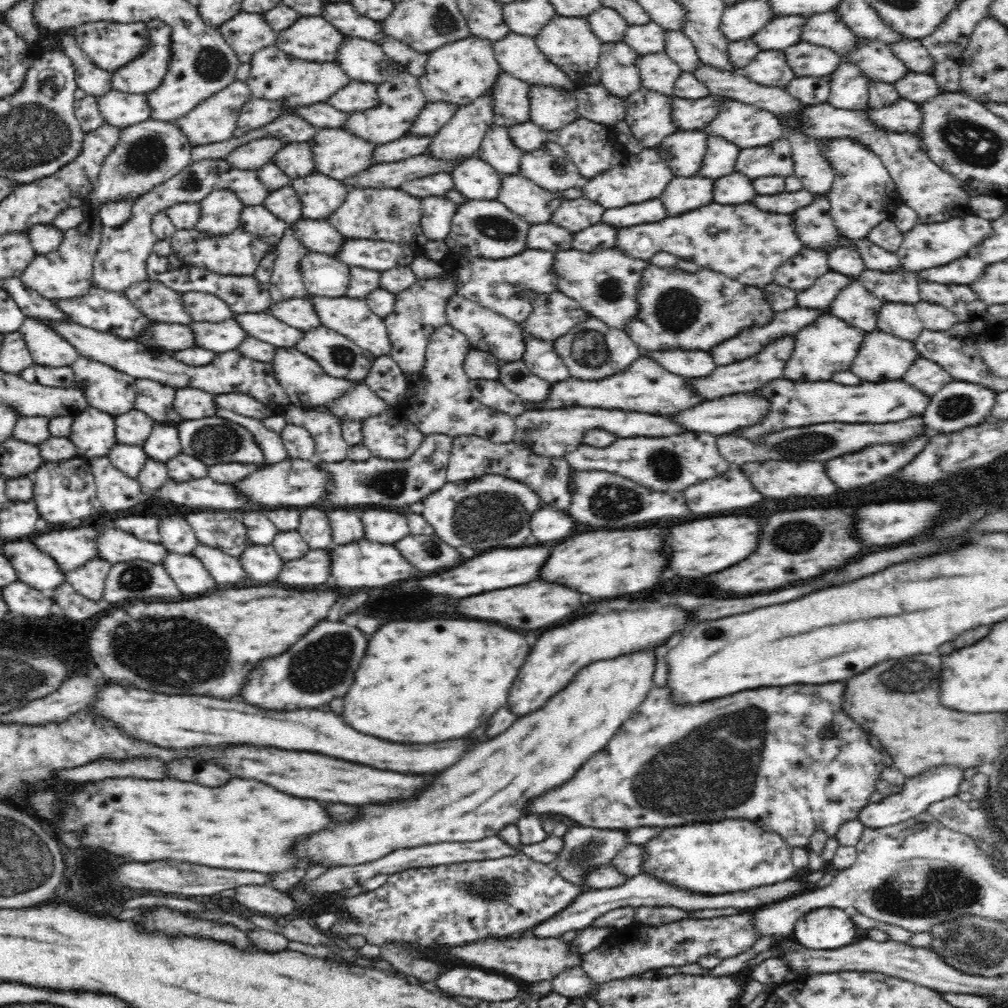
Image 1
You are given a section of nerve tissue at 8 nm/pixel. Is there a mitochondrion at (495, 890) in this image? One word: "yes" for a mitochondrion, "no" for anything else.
yes

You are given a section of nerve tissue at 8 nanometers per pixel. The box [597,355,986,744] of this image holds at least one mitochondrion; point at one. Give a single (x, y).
(894, 679)

